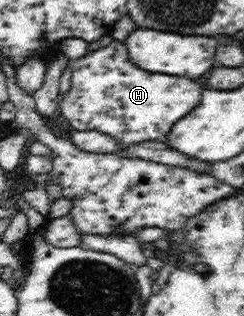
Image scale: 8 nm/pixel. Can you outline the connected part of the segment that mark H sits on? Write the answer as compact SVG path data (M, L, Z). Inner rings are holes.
M113 39L108 46L89 51L82 58L69 59L72 68L71 84L68 92L62 94L58 102L60 114L75 131L98 131L112 135L122 147L122 155L127 155L132 145L146 142L167 142L171 128L184 118L201 101L204 86L184 76L170 76L164 73L148 72L131 61L124 42Z

